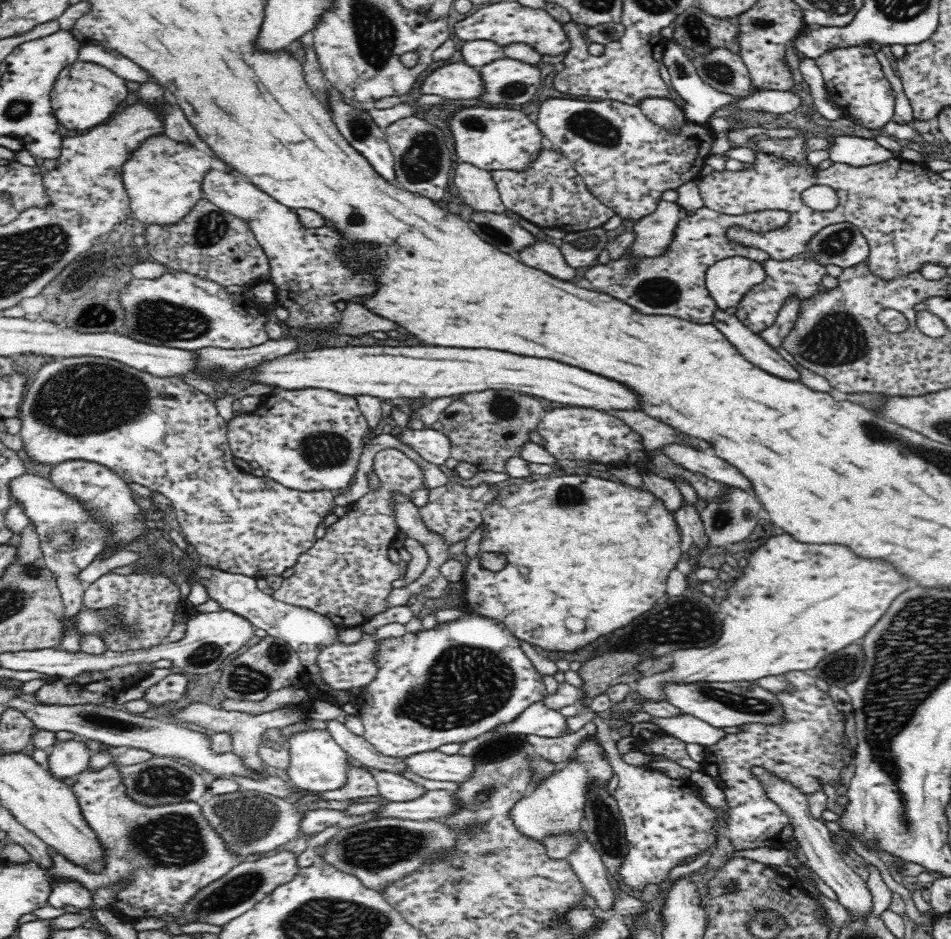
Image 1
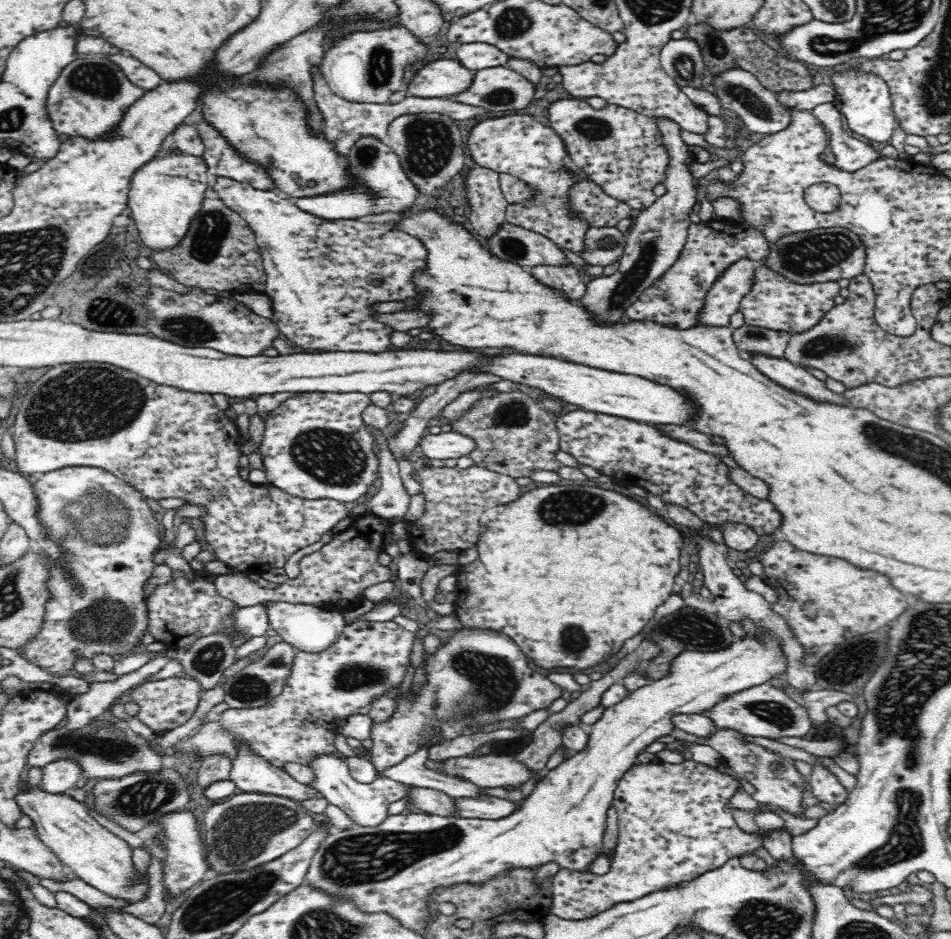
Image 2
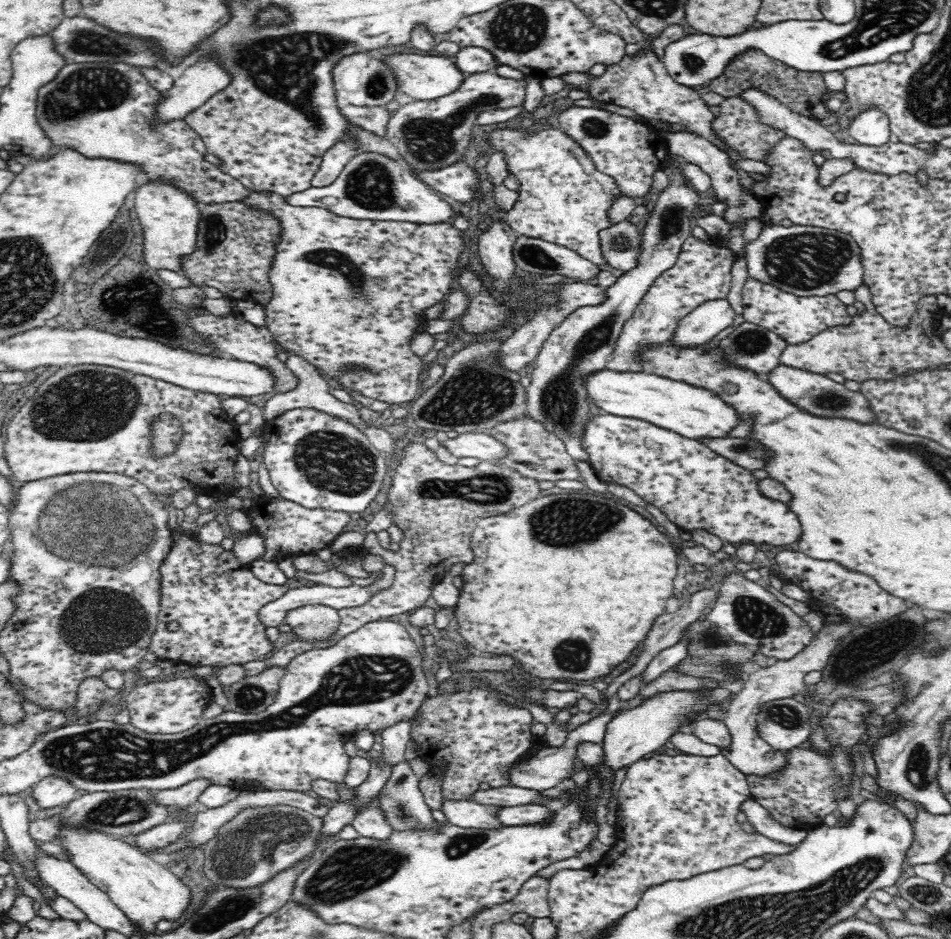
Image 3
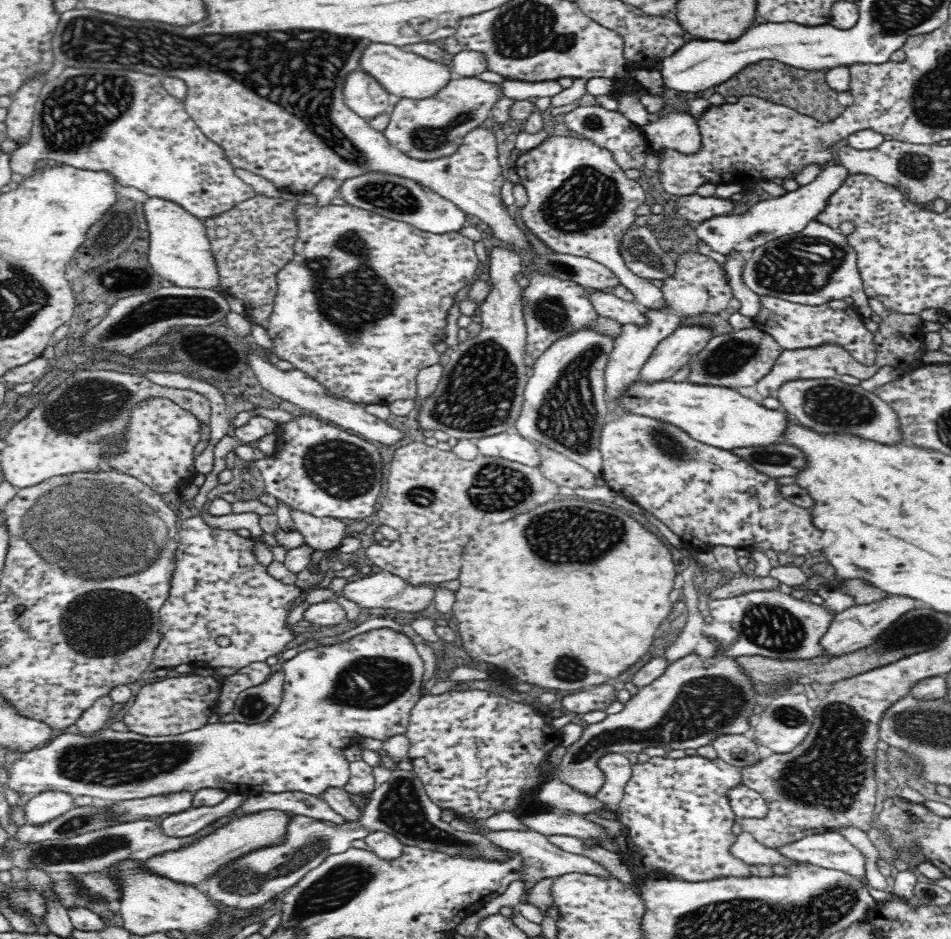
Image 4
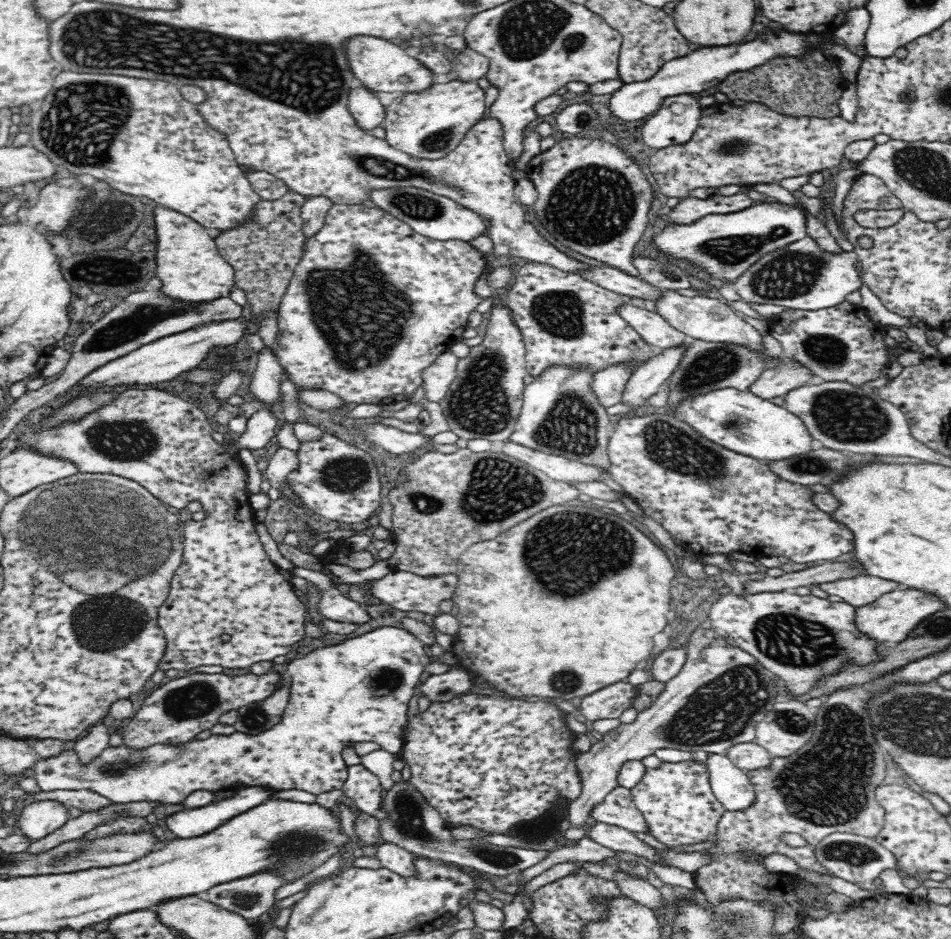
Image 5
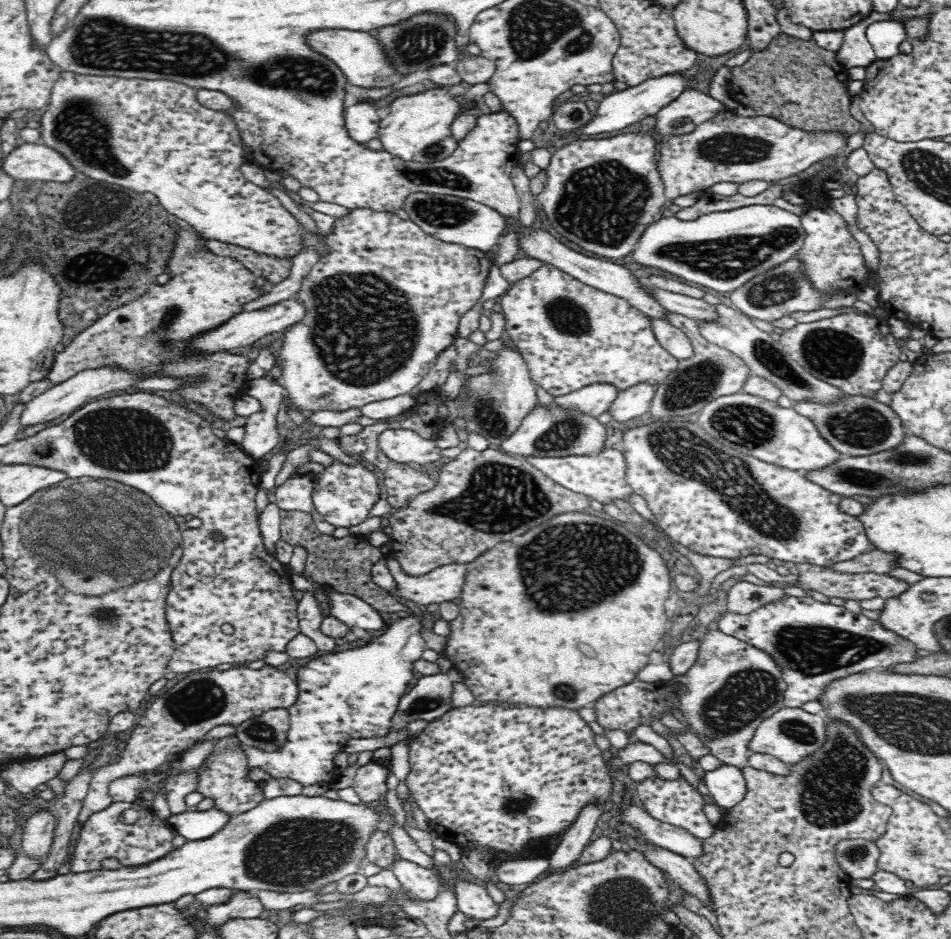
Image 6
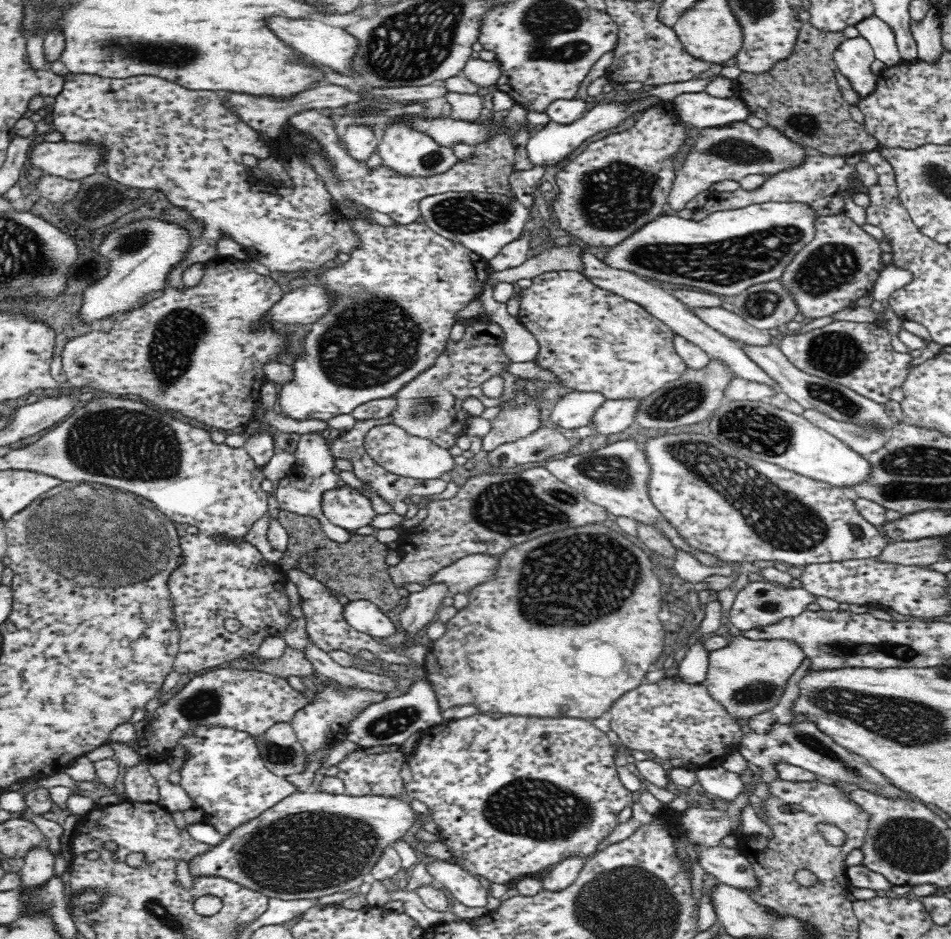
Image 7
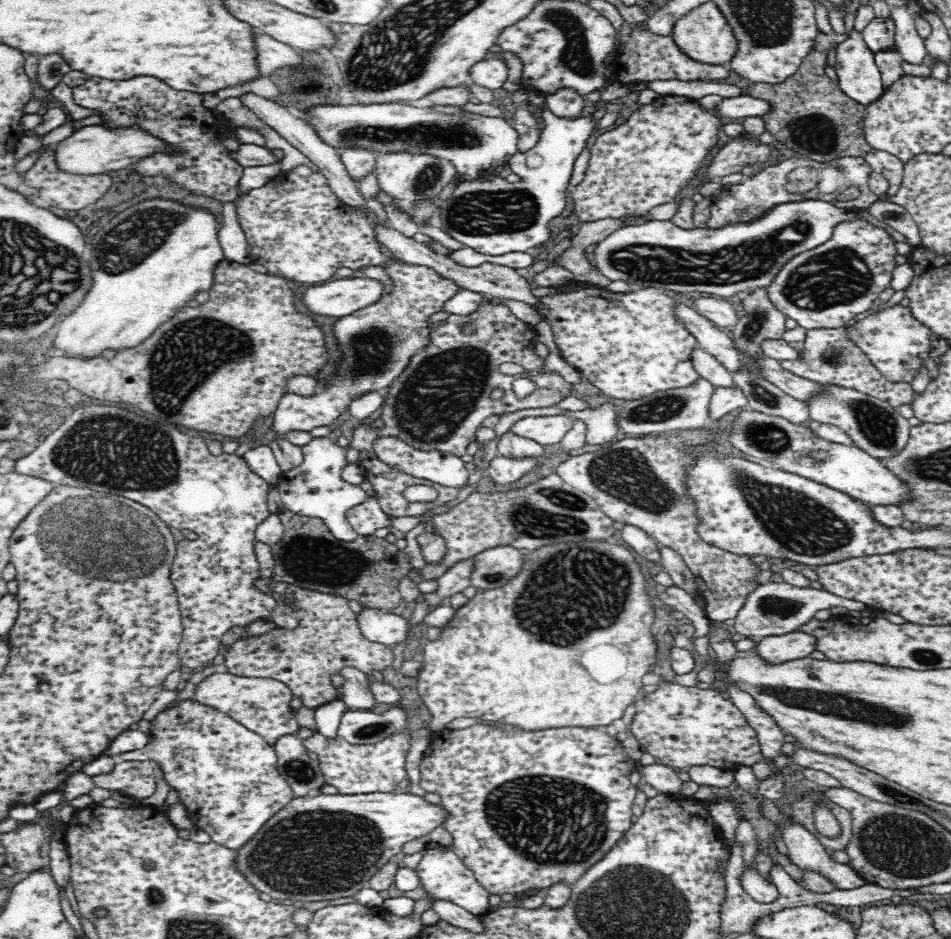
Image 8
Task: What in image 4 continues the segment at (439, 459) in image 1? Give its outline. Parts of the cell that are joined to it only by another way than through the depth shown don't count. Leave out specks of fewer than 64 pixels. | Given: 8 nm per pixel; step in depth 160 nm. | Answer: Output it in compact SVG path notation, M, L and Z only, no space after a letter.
M507 432L484 436L474 440L478 454L491 457L500 457L519 462L526 466L538 466L540 455L536 453L536 447L522 435L508 434Z

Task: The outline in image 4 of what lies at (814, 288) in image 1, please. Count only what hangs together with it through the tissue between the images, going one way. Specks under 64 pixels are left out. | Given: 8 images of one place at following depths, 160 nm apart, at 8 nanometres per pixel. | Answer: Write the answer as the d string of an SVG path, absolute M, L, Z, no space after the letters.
M758 294L758 300L760 304L759 312L753 317L753 320L760 330L771 334L782 349L806 349L826 343L836 343L843 346L859 364L863 366L873 366L875 364L876 345L874 345L874 339L872 339L872 332L862 325L862 316L854 304L847 304L843 299L840 299L824 302L824 304L818 306L810 306L766 294Z

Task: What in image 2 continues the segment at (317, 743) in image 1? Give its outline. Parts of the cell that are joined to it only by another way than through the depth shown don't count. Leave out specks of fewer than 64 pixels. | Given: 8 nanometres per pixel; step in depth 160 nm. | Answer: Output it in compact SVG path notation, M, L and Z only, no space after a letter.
M322 752L322 754L310 756L310 762L306 762L306 766L310 767L314 772L314 780L306 785L321 792L330 806L338 806L360 826L376 826L376 824L380 824L388 816L388 806L392 802L404 798L404 794L408 790L406 785L384 776L380 776L373 786L366 786L358 782L355 778L352 778L346 757L341 753L333 754L333 752L328 752L328 754L325 754L325 752Z

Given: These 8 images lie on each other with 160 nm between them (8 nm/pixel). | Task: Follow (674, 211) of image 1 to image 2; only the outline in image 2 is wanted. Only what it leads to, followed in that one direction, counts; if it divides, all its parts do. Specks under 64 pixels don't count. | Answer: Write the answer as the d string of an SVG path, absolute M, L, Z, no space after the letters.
M667 116L654 117L660 133L662 133L664 147L668 150L669 155L669 167L667 170L666 180L663 182L666 185L667 191L664 196L657 197L657 199L643 211L632 219L632 224L629 230L626 232L626 246L624 246L624 252L619 258L619 267L614 274L610 276L596 276L586 279L586 294L579 299L592 314L599 320L599 322L620 322L622 318L626 318L626 309L639 294L642 294L642 290L646 290L646 287L650 286L656 278L660 278L670 265L676 262L677 256L682 252L684 244L686 244L688 234L688 224L690 224L690 212L692 212L692 206L696 205L696 179L693 177L691 170L688 168L688 161L692 158L689 153L689 146L686 144L680 132L682 131L677 122L671 120Z

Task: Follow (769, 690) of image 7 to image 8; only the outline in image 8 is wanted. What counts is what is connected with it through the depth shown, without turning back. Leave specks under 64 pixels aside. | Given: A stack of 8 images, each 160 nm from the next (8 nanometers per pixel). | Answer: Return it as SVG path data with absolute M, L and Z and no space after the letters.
M794 631L780 636L757 638L751 652L756 653L768 665L779 665L808 657L814 648L816 637L802 631Z

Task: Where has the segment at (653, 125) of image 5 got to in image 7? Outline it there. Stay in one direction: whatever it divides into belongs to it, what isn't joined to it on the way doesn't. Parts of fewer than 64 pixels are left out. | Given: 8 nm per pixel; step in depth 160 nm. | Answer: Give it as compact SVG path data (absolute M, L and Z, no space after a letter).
M705 90L677 95L670 105L676 117L689 128L726 126L745 121L751 114L748 106L737 96L716 98Z

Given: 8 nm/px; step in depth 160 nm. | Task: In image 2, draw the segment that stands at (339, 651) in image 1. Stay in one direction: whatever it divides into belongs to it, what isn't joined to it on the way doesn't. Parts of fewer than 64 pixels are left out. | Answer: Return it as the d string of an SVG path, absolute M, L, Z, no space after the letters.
M356 620L347 624L338 640L326 650L314 654L297 651L290 676L288 676L282 692L276 698L264 706L248 705L246 708L229 708L221 714L220 720L208 721L198 730L193 731L188 738L177 743L184 750L184 754L188 754L188 752L192 754L193 750L200 756L206 757L214 752L223 752L232 760L236 756L234 740L236 740L236 736L239 736L249 742L253 752L278 767L284 766L284 762L297 762L306 765L306 762L310 762L310 756L316 756L322 752L339 754L334 745L334 734L338 732L338 722L352 714L368 714L374 696L384 696L390 688L402 684L402 680L406 676L406 667L410 662L408 658L412 654L415 636L414 632L405 630L393 620L386 622Z

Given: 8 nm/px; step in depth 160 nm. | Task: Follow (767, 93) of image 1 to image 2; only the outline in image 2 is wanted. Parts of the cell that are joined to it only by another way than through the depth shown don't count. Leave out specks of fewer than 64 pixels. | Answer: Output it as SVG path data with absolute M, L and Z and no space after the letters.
M824 83L808 90L780 89L780 92L774 92L774 97L780 106L790 111L811 111L819 104L835 102L834 87Z

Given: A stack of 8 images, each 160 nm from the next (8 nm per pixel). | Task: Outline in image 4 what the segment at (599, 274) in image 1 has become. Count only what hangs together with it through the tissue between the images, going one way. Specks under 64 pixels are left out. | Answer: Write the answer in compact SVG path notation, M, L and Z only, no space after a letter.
M687 250L678 254L678 258L674 260L676 270L672 270L672 274L668 278L664 278L662 285L658 287L664 295L664 306L660 308L645 308L644 324L621 324L620 334L615 338L614 349L606 364L606 398L618 399L624 390L631 386L635 381L639 380L639 376L644 368L644 364L653 356L656 347L678 328L688 317L695 317L704 313L720 313L726 310L728 300L733 297L732 287L729 285L729 279L725 272L724 265L720 265L715 259L704 254Z

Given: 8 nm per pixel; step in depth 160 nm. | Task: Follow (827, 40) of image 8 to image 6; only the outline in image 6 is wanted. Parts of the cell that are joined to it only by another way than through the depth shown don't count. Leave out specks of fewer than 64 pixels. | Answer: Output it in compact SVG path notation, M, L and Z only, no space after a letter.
M780 32L763 51L755 51L744 64L728 69L728 84L733 97L744 106L753 108L756 115L777 118L780 122L808 132L841 130L849 137L860 130L860 122L850 113L851 98L847 89L850 78L847 68L840 64L837 53L820 48L813 38L806 41Z

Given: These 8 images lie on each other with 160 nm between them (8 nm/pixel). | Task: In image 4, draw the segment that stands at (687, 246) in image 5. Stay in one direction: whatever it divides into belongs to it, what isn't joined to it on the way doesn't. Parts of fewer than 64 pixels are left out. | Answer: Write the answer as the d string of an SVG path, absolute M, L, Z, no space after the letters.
M842 164L822 166L819 174L809 184L788 191L780 197L772 197L758 201L745 214L720 215L701 221L696 224L696 234L716 252L728 254L730 250L737 250L746 255L750 254L756 246L783 237L787 234L800 232L810 220L816 218L822 208L826 208L826 200L848 178L848 169Z

